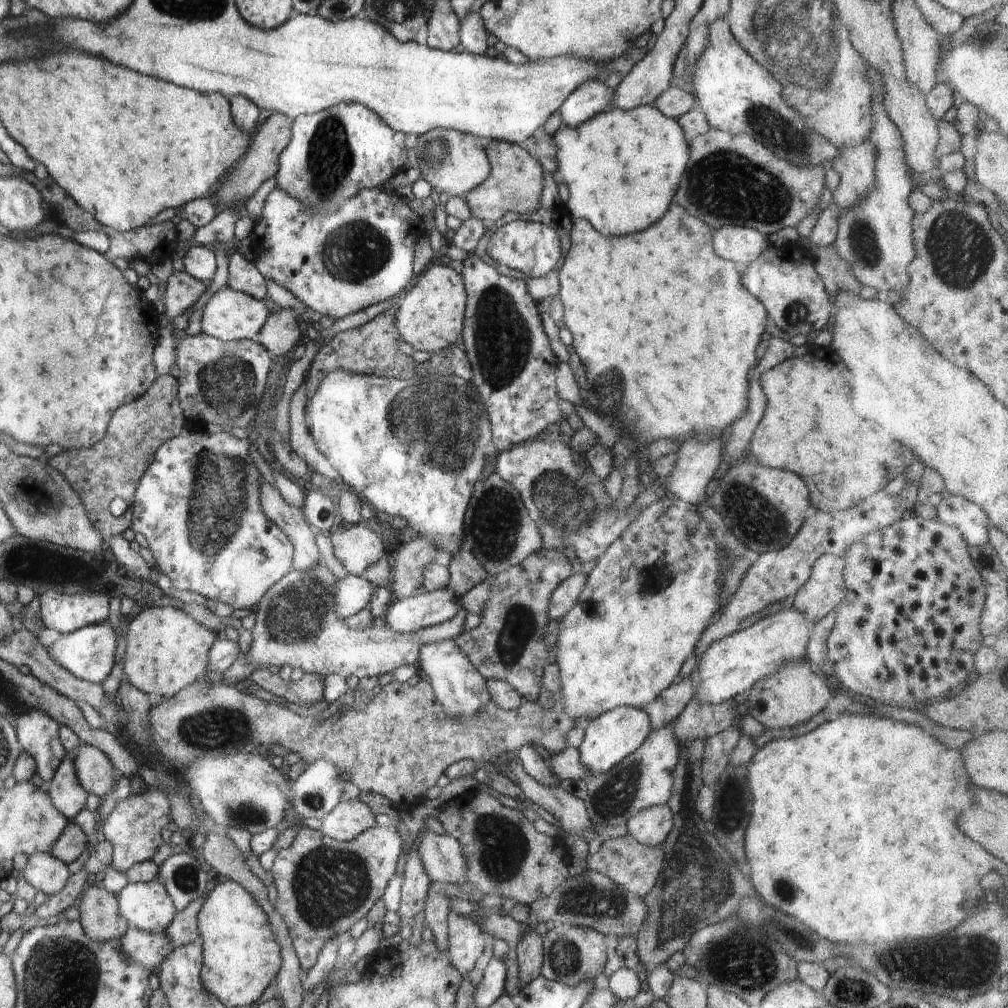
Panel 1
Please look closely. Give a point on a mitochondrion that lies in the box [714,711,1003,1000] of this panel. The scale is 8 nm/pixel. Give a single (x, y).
(963, 963)

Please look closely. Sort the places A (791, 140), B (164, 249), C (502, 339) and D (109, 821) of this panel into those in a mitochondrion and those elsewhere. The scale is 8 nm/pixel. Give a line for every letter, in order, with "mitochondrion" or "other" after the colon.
A: mitochondrion
B: other
C: mitochondrion
D: other

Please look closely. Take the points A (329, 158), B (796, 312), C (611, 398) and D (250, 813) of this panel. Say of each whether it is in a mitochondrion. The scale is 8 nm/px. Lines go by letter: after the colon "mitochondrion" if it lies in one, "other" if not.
A: mitochondrion
B: mitochondrion
C: mitochondrion
D: mitochondrion

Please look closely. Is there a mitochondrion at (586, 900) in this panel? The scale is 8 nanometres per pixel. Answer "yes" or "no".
yes

